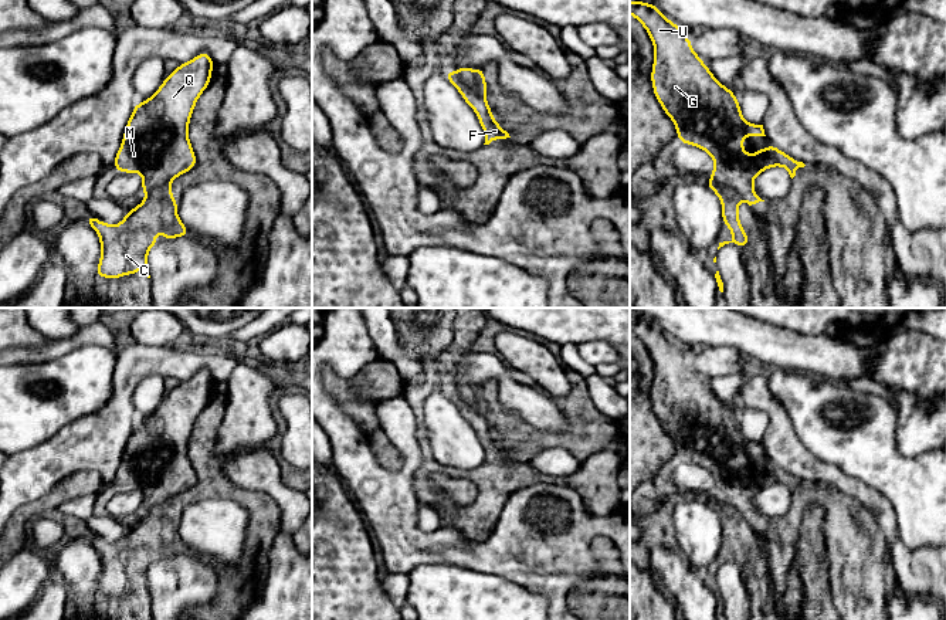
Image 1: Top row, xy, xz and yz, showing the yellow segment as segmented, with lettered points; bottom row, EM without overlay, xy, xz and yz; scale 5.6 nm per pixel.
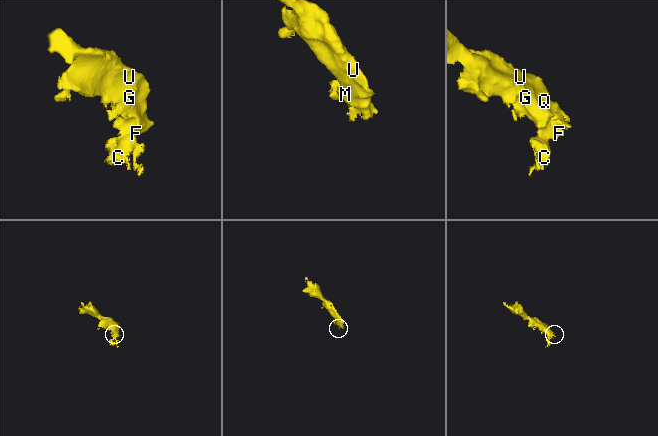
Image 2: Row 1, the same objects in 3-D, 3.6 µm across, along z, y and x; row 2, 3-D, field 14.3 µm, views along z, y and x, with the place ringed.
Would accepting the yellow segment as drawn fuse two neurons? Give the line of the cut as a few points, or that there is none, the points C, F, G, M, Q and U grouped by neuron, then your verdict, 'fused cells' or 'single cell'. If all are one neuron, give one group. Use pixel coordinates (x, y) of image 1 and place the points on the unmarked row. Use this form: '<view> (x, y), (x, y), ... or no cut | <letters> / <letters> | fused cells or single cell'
yz (711, 497), (729, 504), (741, 517) | C / F G M Q U | fused cells

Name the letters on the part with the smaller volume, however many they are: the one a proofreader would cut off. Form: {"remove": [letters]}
{"remove": ["C"]}

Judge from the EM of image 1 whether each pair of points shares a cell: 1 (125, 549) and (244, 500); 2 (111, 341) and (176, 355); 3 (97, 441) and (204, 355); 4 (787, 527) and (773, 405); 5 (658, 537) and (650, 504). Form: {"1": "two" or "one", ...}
{"1": "one", "2": "two", "3": "one", "4": "two", "5": "two"}

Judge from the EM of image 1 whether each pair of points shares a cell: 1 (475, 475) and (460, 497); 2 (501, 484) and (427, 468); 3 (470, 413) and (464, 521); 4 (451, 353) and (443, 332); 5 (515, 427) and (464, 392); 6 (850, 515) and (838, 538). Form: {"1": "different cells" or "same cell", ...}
{"1": "different cells", "2": "same cell", "3": "same cell", "4": "different cells", "5": "same cell", "6": "same cell"}

